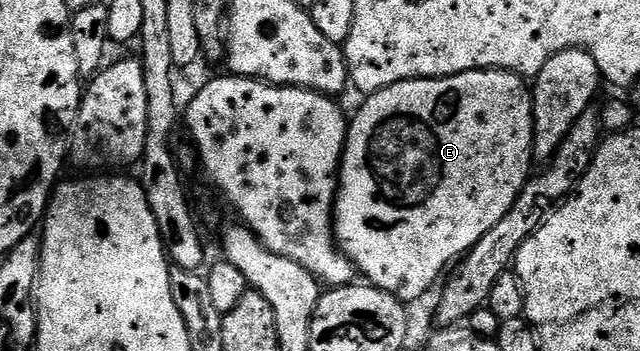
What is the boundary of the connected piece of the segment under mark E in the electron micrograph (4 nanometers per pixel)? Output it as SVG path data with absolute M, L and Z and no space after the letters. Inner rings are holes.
M483 68L477 72L463 72L431 80L403 80L371 93L365 100L368 101L357 110L356 117L351 117L348 139L344 142L344 156L340 160L334 209L334 240L344 259L349 260L357 273L373 288L381 288L405 302L420 300L431 290L432 283L439 278L440 271L448 263L451 265L463 258L476 245L478 238L482 238L482 234L494 230L494 226L506 218L510 206L514 206L518 194L530 178L534 165L532 94L525 77L517 76L515 72L500 72L497 68Z

